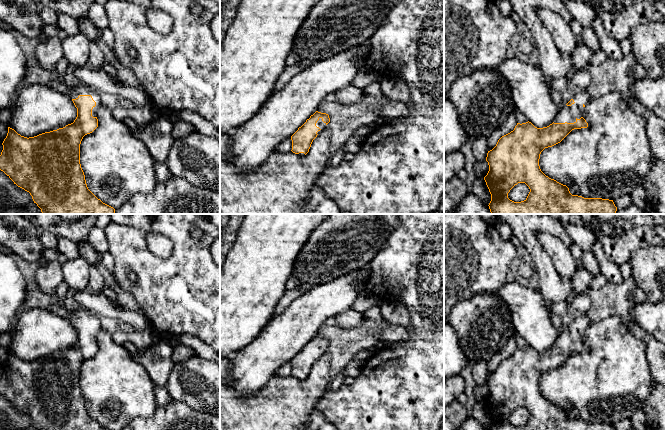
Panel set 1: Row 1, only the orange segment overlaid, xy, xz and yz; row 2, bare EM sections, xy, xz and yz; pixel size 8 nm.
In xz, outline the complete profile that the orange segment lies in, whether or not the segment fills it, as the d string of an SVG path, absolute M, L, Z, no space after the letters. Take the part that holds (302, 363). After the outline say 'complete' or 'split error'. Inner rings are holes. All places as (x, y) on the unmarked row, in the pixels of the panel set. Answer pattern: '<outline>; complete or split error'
M316 335L306 346L291 360L292 376L304 380L309 376L313 364L326 352L330 346L329 339Z; split error

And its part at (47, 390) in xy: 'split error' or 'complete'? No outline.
split error

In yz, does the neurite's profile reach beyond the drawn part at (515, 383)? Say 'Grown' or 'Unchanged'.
Grown

